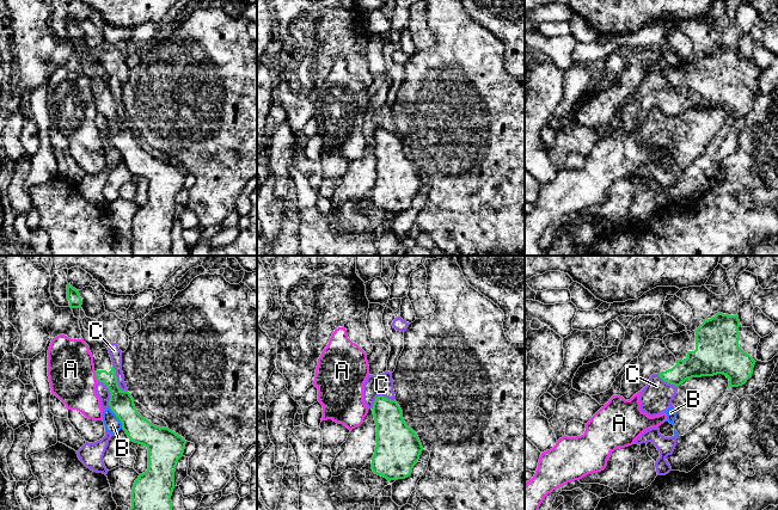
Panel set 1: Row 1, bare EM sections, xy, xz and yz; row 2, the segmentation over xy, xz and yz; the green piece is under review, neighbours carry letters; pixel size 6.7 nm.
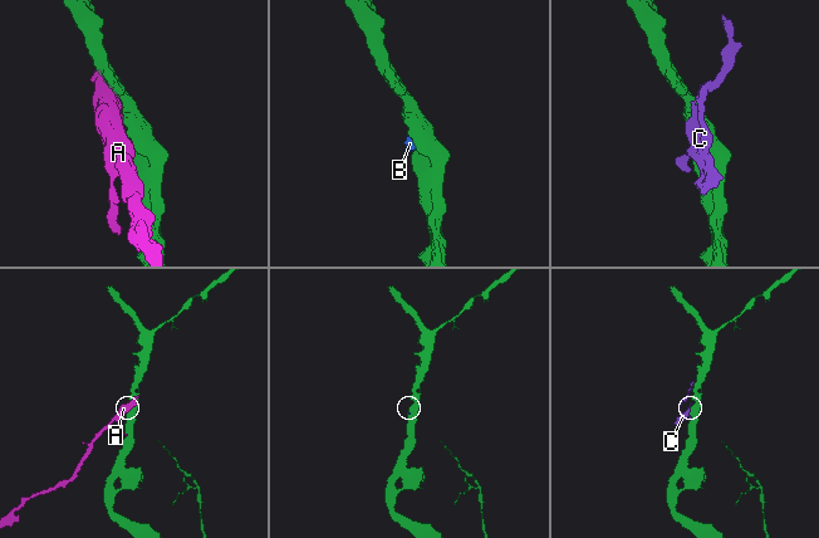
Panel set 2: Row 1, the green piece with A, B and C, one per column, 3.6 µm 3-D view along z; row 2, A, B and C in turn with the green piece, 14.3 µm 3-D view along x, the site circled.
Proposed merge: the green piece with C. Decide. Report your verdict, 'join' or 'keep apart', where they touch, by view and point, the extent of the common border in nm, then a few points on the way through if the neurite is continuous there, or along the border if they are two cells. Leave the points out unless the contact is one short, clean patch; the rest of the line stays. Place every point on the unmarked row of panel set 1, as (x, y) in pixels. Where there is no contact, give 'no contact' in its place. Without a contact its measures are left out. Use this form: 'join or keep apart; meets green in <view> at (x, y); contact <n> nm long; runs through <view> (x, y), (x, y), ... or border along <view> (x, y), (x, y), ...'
keep apart; meets green in xy at (116, 111); contact 220 nm long

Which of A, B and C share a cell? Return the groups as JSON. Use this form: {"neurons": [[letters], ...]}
{"neurons": [["A"], ["B", "C"]]}

